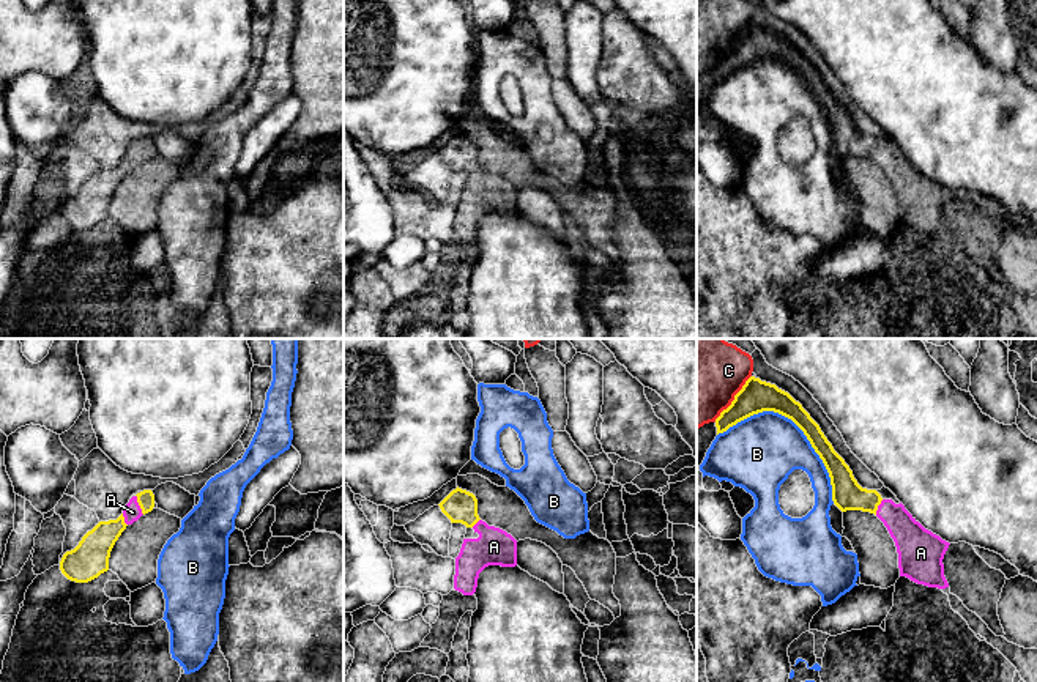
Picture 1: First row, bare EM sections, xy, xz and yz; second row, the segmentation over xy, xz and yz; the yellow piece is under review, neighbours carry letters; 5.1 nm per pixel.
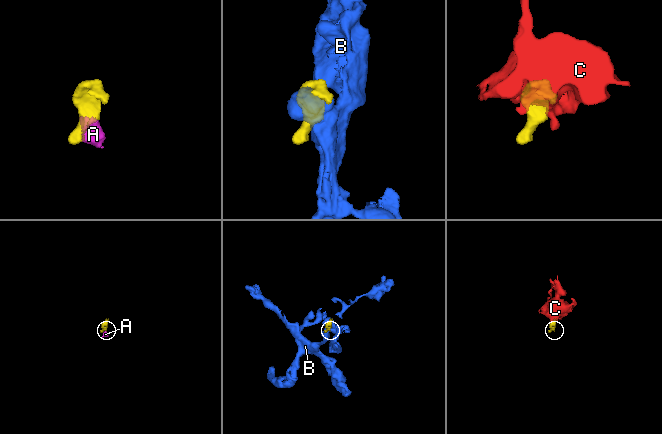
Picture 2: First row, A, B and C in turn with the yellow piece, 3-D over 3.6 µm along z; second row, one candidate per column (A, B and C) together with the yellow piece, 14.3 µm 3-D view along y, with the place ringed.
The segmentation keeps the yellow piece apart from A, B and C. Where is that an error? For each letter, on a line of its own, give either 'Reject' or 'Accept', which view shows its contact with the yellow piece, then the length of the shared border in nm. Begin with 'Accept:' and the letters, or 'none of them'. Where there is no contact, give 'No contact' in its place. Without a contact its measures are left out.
Accept: A
A: Accept. Touches yellow in xy. Shared border 110 nm
B: Reject. Touches yellow in yz. Shared border 700 nm
C: Reject. Touches yellow in yz. Shared border 300 nm

